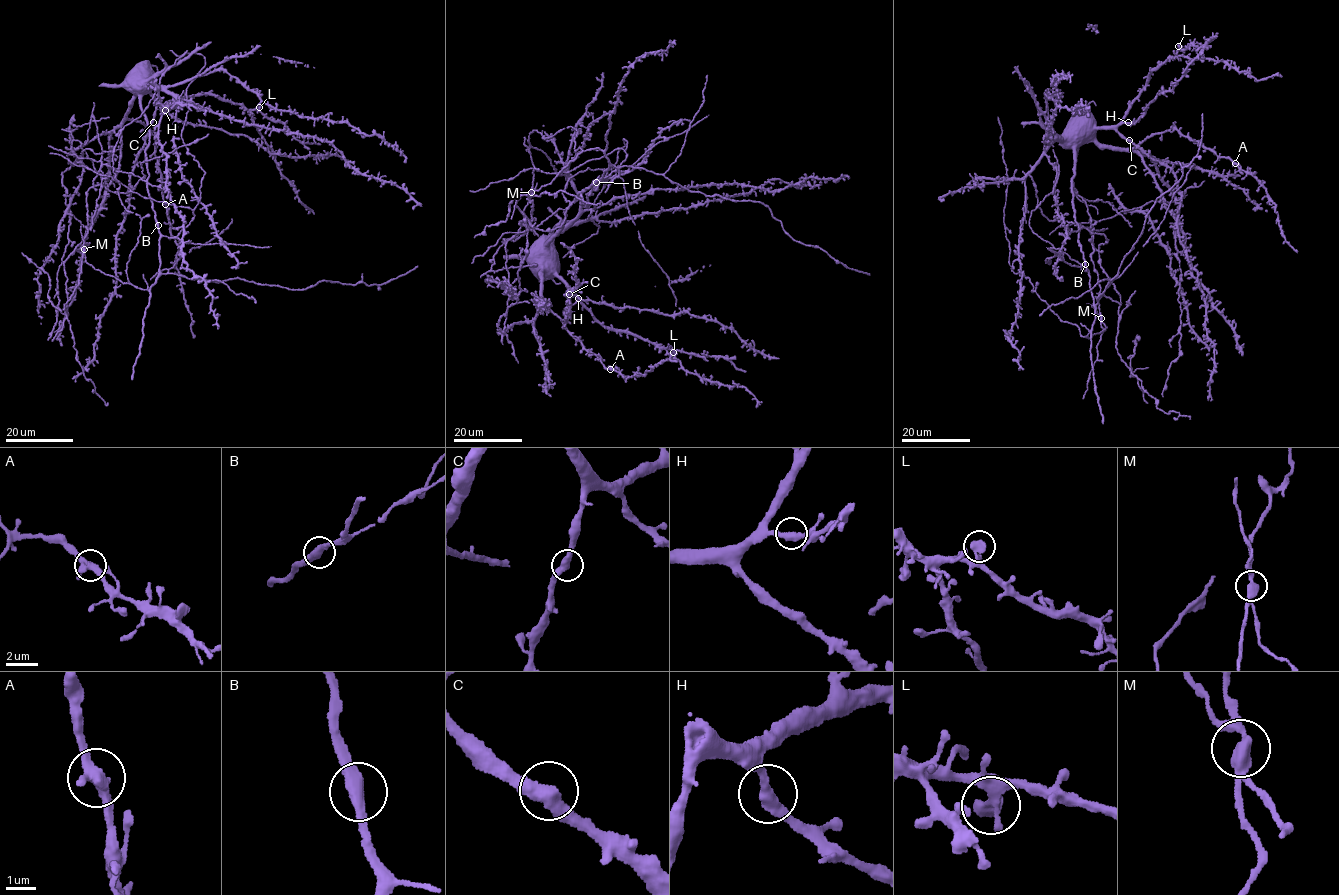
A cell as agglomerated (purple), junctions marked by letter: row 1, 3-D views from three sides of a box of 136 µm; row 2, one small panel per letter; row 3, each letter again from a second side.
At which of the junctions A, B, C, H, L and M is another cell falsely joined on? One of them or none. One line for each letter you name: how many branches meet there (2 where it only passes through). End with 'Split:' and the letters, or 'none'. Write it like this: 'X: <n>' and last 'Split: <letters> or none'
M: 2
Split: M

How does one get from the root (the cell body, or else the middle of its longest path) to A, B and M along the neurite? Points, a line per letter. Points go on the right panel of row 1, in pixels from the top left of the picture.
A: (1087, 126), (1098, 143), (1129, 148), (1154, 134), (1175, 129), (1235, 163)
B: (1087, 126), (1091, 131), (1075, 148), (1072, 180), (1078, 242), (1085, 264)
M: (1087, 126), (1091, 131), (1075, 148), (1072, 201), (1079, 228), (1092, 228), (1091, 260), (1100, 285), (1101, 318)

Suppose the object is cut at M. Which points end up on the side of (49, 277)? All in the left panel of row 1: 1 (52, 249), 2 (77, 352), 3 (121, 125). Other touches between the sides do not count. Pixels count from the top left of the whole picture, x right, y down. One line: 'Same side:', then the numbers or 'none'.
Same side: 2

